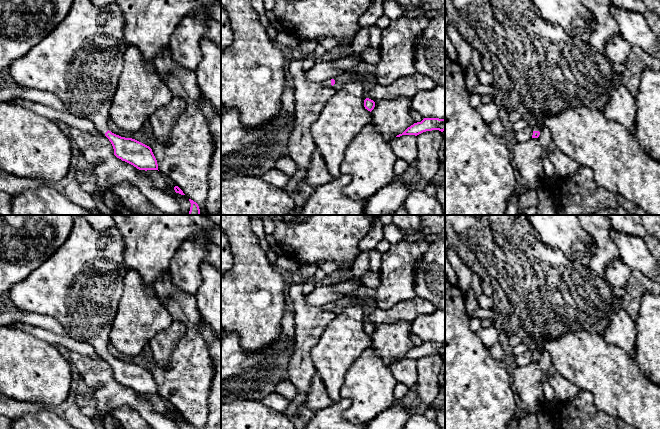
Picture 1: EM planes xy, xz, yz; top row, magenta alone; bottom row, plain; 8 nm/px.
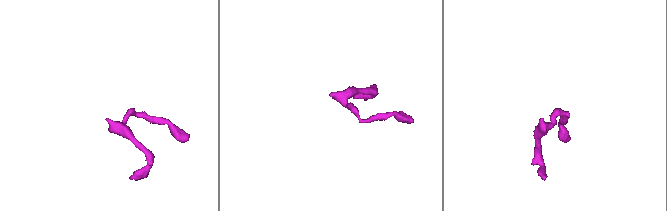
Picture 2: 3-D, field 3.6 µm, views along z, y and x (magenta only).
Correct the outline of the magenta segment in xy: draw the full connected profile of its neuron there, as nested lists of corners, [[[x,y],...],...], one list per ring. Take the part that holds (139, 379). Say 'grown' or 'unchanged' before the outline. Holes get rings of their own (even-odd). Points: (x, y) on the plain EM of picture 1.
grown; [[[77,217],[64,244],[26,279],[12,285],[8,295],[17,311],[51,316],[63,326],[69,337],[89,344],[109,363],[117,382],[139,394],[158,394],[149,370],[116,359],[107,349],[127,272],[124,249],[123,237],[116,226],[97,232],[87,220]]]

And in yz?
grown; [[[445,215],[445,225],[454,230],[505,292],[512,306],[511,314],[516,316],[536,346],[532,362],[539,361],[544,341],[557,338],[571,329],[603,336],[613,316],[611,286],[589,266],[572,262],[559,250],[545,245],[527,215]]]

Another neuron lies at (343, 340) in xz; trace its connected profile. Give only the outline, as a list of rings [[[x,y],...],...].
[[[357,303],[345,307],[328,323],[311,351],[316,373],[334,403],[341,400],[340,390],[349,367],[372,346],[371,336],[364,331],[367,313]]]

